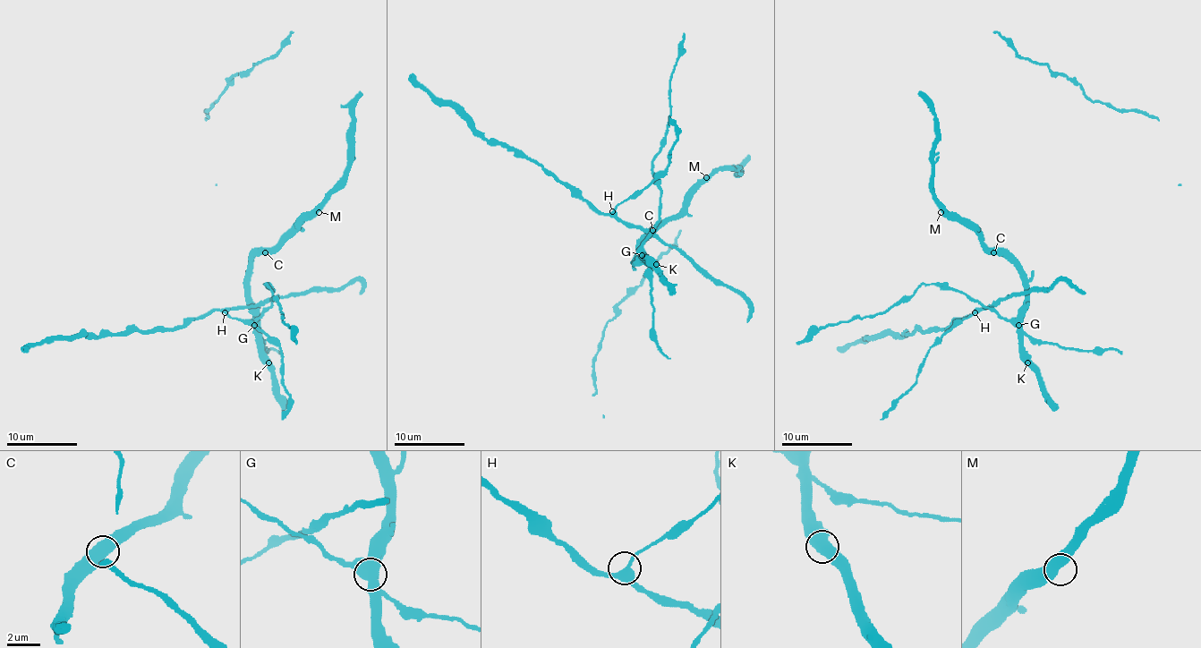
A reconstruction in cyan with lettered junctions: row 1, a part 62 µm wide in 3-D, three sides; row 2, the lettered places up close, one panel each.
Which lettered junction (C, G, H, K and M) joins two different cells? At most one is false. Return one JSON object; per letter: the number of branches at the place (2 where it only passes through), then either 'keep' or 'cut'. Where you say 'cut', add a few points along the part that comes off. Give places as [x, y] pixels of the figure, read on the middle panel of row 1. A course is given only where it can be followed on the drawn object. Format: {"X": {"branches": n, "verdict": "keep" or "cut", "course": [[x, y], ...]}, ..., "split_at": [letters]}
{"C": {"branches": 2, "verdict": "keep"}, "G": {"branches": 3, "verdict": "keep"}, "H": {"branches": 3, "verdict": "keep"}, "K": {"branches": 2, "verdict": "keep"}, "M": {"branches": 2, "verdict": "keep"}, "split_at": []}

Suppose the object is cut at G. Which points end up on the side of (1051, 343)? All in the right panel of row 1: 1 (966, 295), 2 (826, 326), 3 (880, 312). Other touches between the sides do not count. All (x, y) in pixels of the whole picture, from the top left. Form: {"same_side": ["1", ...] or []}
{"same_side": ["1", "2", "3"]}

